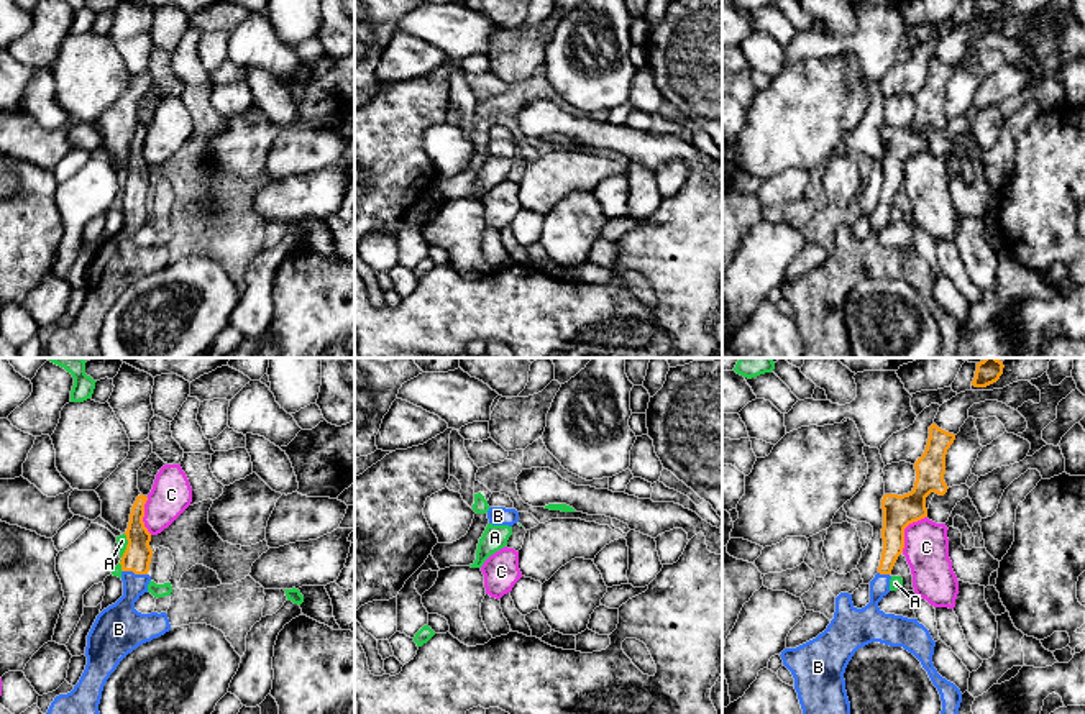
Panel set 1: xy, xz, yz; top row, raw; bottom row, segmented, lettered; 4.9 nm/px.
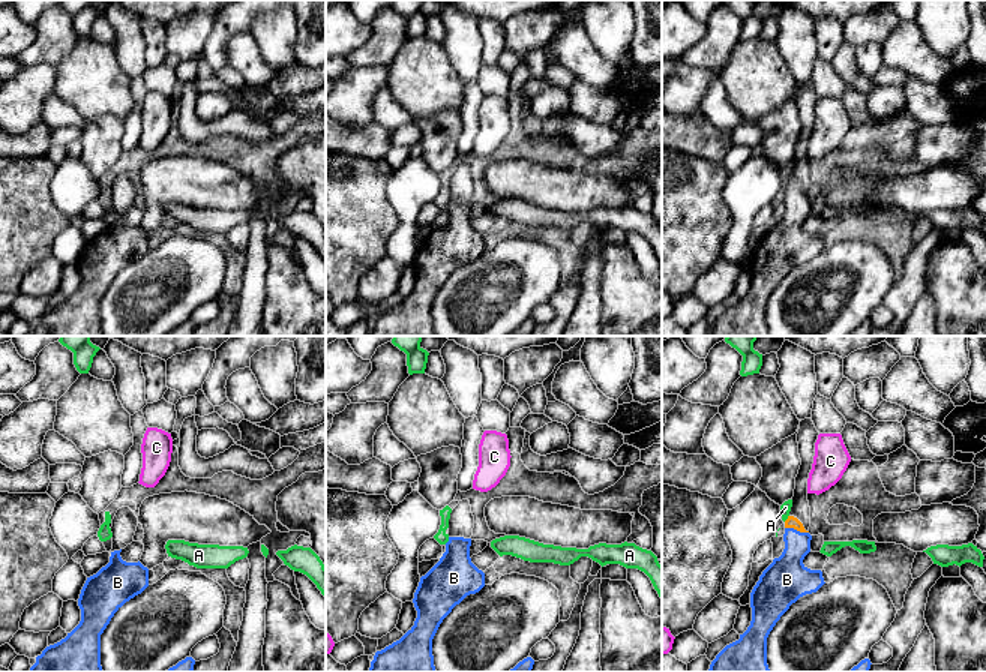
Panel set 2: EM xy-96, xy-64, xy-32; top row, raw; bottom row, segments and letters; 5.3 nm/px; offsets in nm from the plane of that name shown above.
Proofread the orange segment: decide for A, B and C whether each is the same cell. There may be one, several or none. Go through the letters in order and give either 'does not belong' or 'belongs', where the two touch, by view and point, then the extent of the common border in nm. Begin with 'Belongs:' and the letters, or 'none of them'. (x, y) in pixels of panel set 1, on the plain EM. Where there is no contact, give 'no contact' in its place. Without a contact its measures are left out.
Belongs: B
A: does not belong | xy (127, 178) | 120 nm
B: belongs | xy (135, 205) | 130 nm
C: does not belong | yz (903, 163) | 220 nm

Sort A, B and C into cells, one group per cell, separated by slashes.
A / B / C

